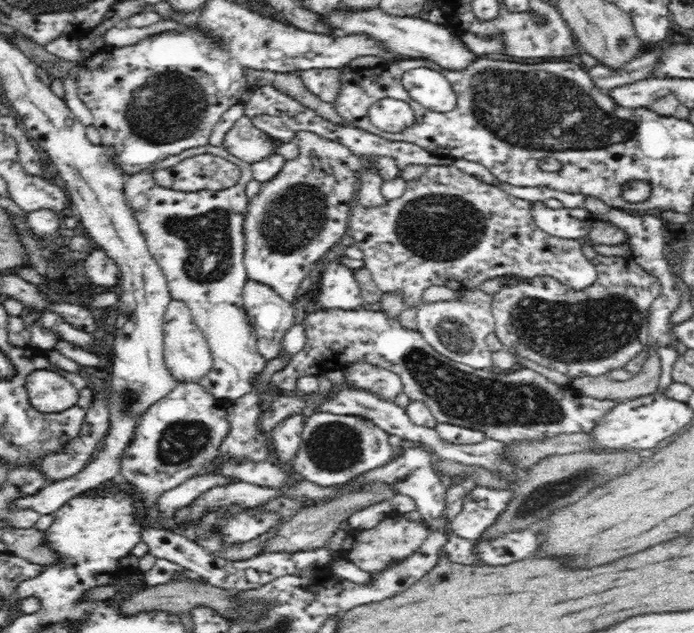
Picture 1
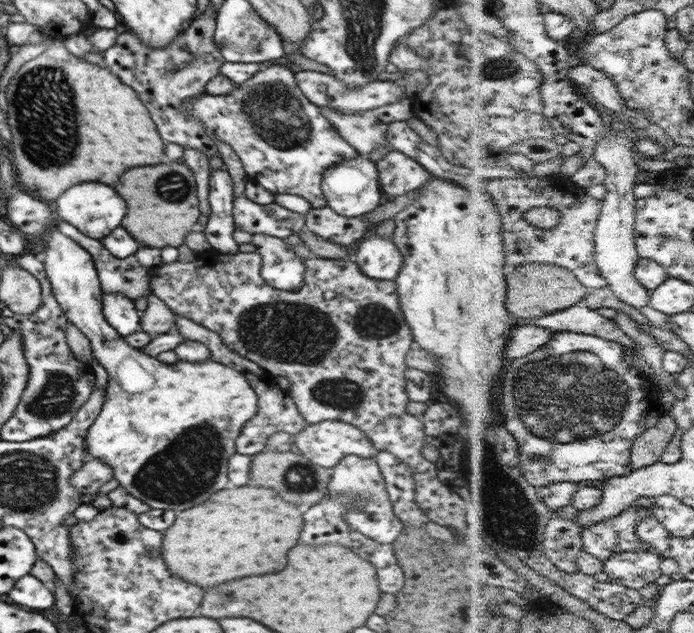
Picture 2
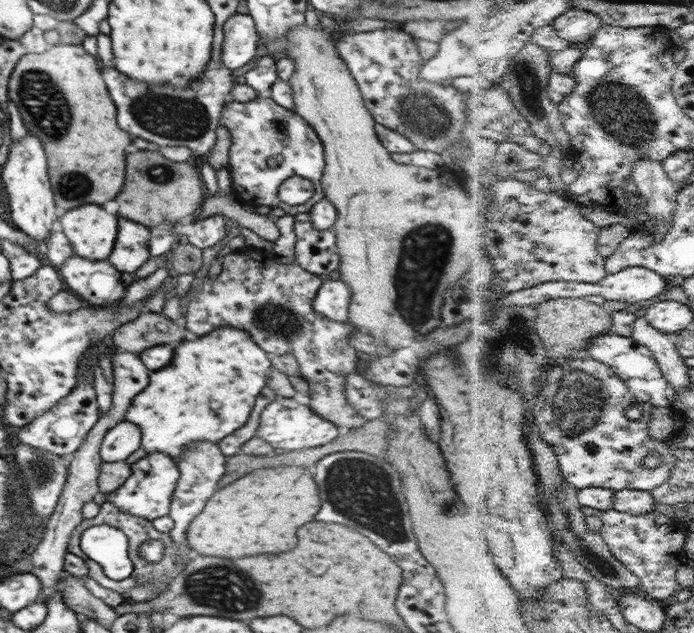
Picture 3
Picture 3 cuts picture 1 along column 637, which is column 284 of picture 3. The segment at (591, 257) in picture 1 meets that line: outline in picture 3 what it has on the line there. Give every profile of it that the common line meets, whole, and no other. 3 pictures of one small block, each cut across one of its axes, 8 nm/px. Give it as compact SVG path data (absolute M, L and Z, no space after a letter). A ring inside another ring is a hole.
M231 252L224 255L222 272L212 280L206 277L206 282L196 288L192 300L188 302L186 310L186 328L194 334L210 334L214 328L220 326L232 326L238 331L245 331L250 334L250 338L262 348L264 352L279 354L280 358L284 354L292 354L298 362L300 377L305 379L310 389L311 409L326 420L333 422L338 428L344 427L344 431L356 430L364 426L368 420L358 415L358 411L347 402L344 392L346 376L358 372L358 351L356 347L350 345L350 337L364 332L363 328L356 328L346 320L344 323L335 322L322 315L316 314L312 303L318 295L318 290L322 287L322 276L307 272L300 265L284 266L278 264L278 260L259 257L258 252Z

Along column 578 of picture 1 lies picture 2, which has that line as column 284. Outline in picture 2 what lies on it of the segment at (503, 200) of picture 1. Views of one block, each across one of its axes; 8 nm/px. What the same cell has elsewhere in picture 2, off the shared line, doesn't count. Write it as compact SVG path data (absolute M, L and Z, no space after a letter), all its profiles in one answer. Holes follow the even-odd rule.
M253 234L253 242L262 257L262 279L278 290L290 291L298 289L304 284L306 266L304 260L294 253L292 242L286 243L283 239L270 236L269 234Z

